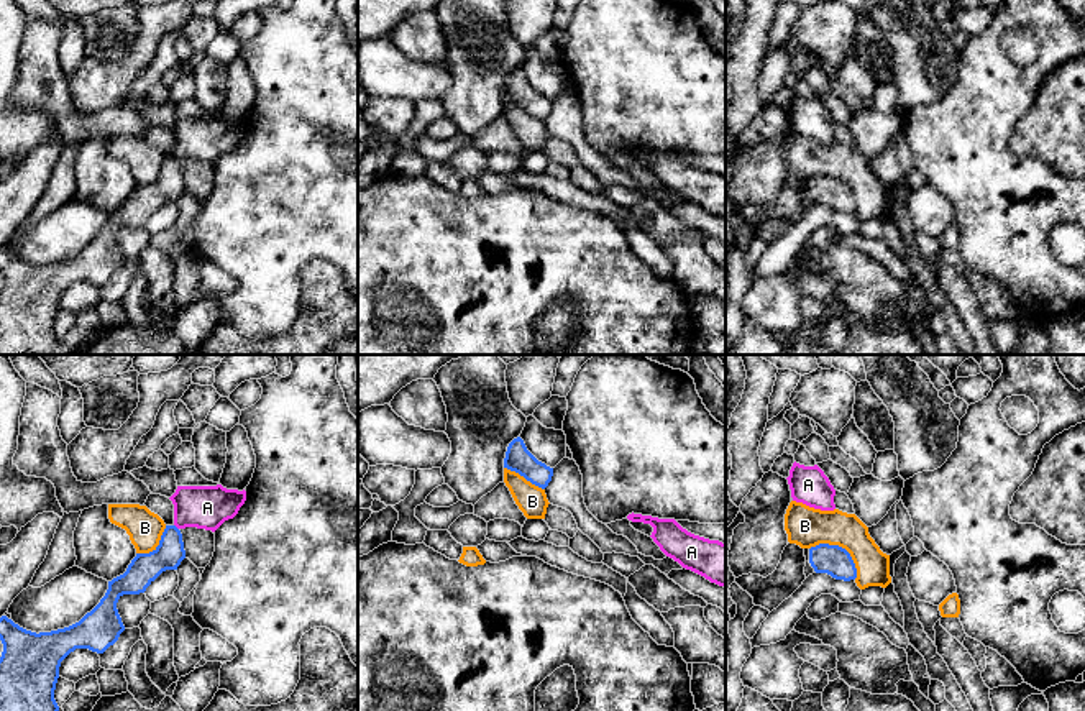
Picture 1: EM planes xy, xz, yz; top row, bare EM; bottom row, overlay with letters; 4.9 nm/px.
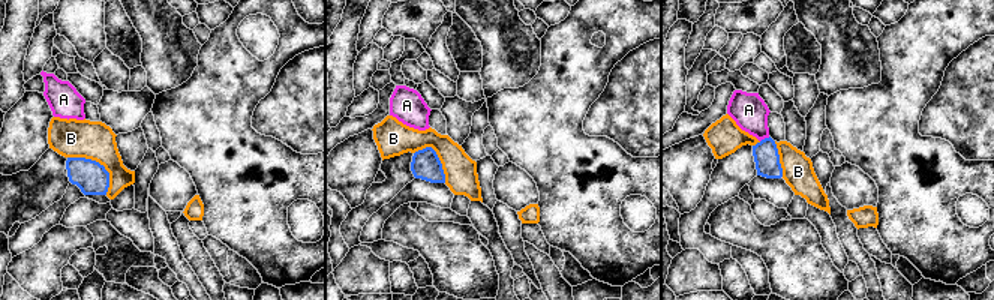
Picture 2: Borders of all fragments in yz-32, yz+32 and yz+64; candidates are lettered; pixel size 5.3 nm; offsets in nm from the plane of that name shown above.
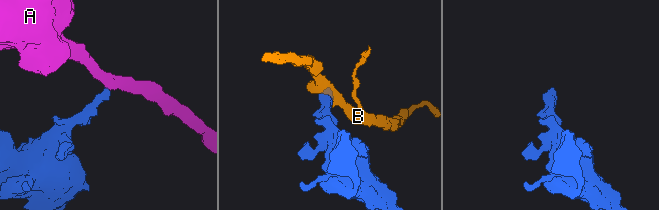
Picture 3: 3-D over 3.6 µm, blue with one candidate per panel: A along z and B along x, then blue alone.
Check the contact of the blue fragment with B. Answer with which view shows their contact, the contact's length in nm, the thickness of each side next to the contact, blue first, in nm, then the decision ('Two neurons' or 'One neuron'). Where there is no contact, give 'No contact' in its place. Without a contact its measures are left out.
Touches blue in yz. Shared border 280 nm. Thickness 150 nm (blue) against 190 nm. Two neurons

